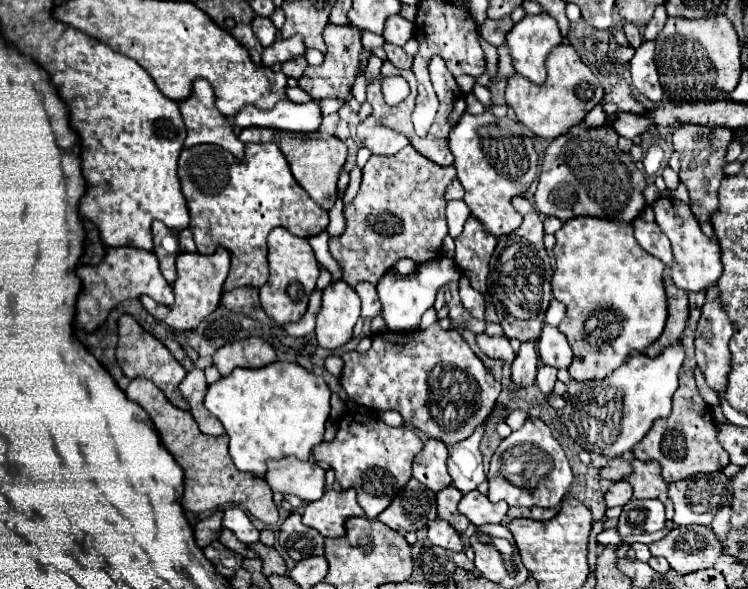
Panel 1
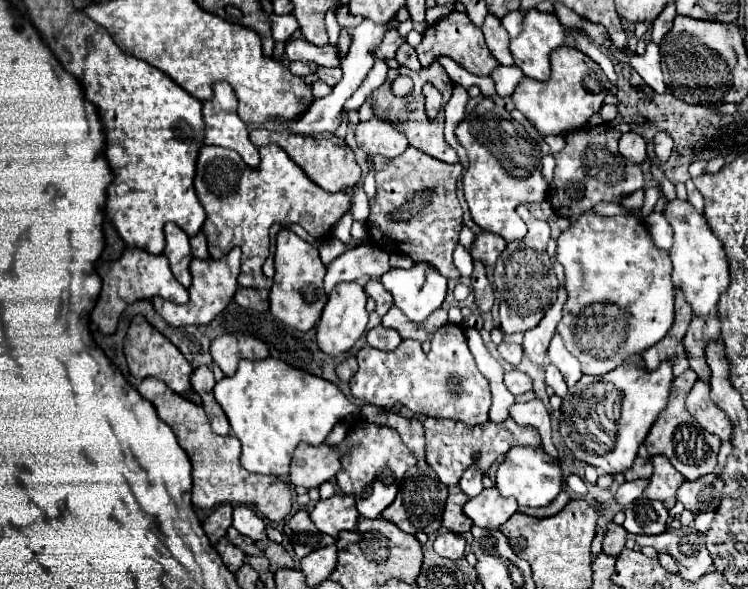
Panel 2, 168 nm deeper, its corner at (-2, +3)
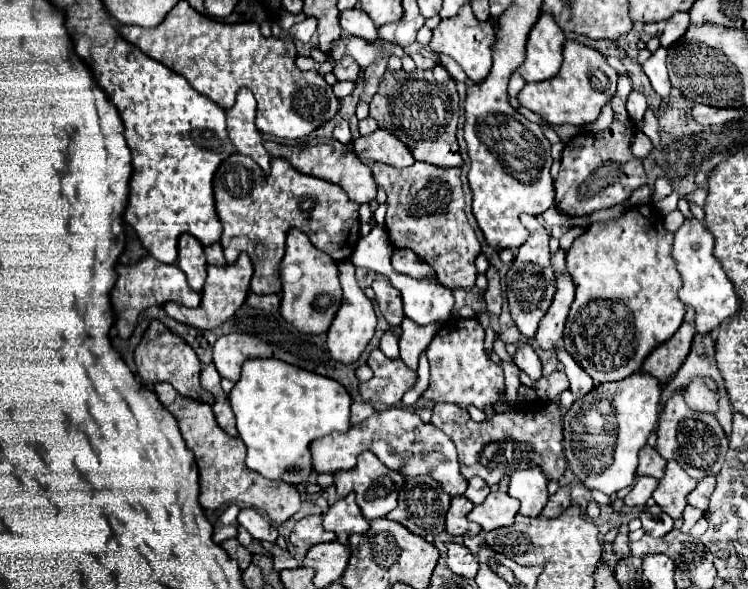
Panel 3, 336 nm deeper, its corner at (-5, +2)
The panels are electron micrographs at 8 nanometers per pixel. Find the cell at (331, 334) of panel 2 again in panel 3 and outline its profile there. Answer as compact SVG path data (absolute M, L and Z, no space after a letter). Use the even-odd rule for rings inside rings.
M339 262L339 280L343 286L343 304L341 304L331 328L327 330L327 348L329 348L329 354L337 362L353 364L359 360L359 356L371 342L371 338L375 334L375 326L377 326L377 316L375 316L371 300L363 294L363 290L359 288L359 284L355 280L355 266L351 262Z

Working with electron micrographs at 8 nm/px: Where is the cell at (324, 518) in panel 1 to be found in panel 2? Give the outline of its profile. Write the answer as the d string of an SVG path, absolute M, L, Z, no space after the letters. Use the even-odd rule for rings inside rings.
M332 495L330 499L320 499L310 513L312 523L332 537L338 537L340 531L356 529L358 511L352 495Z

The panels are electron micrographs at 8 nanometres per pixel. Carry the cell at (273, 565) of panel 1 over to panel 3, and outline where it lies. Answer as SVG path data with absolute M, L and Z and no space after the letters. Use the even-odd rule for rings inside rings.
M277 544L273 546L273 550L271 550L271 554L273 554L273 562L275 562L275 568L281 572L283 568L297 568L299 566L299 562L287 552L287 550L281 550Z

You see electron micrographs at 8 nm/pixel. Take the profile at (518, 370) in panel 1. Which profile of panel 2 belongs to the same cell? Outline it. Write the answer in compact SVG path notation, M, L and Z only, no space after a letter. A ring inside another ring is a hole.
M560 287L556 303L546 311L544 319L534 329L524 333L524 343L522 343L524 357L528 357L536 367L546 365L546 349L548 349L548 343L550 343L552 335L556 333L556 325L562 317L564 301L566 301L566 291Z

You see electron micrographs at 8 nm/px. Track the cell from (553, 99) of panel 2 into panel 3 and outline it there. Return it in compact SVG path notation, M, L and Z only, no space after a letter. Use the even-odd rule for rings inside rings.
M567 40L563 46L563 66L561 66L559 74L545 82L525 84L525 88L519 92L517 100L521 106L543 116L549 124L585 126L585 124L595 122L601 108L605 104L609 104L609 100L615 96L617 78L619 78L619 74L607 64L607 60L601 52L597 52L595 48L591 48L587 44Z

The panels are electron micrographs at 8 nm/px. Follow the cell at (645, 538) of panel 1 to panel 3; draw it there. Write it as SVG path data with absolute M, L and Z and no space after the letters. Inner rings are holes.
M687 505L685 507L685 510L683 511L683 516L682 516L683 517L683 525L680 530L683 533L689 533L691 528L702 517L702 515L703 515L703 512L701 510Z

